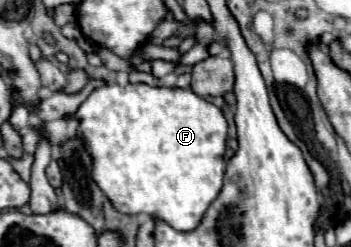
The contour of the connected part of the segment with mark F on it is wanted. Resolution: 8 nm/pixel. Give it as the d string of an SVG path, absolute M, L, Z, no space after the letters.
M106 84L106 86L96 88L88 96L88 100L78 108L74 118L80 122L78 124L80 140L84 142L84 148L88 150L88 154L92 156L92 180L100 186L100 190L108 196L108 200L112 202L112 206L118 212L122 212L122 214L148 214L148 216L154 216L158 220L168 222L176 230L192 230L198 226L202 214L206 212L210 202L218 196L218 192L222 188L222 180L224 180L224 168L226 168L224 152L226 152L228 124L226 124L226 118L224 118L220 108L216 108L212 102L206 102L204 98L200 98L190 88L184 90L184 88L166 88L166 86L148 86L148 84L126 84L126 86Z

